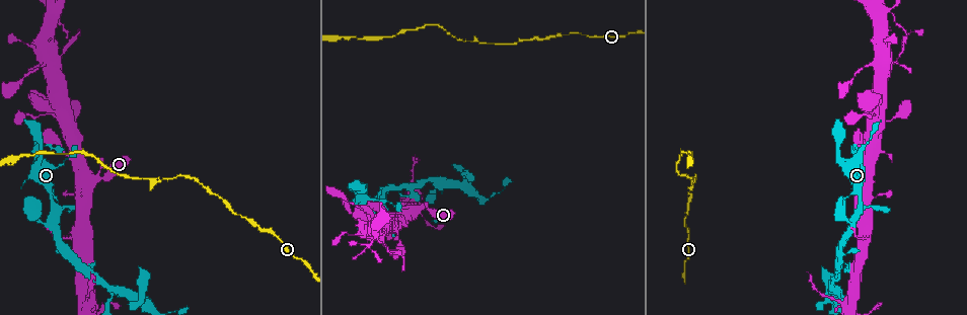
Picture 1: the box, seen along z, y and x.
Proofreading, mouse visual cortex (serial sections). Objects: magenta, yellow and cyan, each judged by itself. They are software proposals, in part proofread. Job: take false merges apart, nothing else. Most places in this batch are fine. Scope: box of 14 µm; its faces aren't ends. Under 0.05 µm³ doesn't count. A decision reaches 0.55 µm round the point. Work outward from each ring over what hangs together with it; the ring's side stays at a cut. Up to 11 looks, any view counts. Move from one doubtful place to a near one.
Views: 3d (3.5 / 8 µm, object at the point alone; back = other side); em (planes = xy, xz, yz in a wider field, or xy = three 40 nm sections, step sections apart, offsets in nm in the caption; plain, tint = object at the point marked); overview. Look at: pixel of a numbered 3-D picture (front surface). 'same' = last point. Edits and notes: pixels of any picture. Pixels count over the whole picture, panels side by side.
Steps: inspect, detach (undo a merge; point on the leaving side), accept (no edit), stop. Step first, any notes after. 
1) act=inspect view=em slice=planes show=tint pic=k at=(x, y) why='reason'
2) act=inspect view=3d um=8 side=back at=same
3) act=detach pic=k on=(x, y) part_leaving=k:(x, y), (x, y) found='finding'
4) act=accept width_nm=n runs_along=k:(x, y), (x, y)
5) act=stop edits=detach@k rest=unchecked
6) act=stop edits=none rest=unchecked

act=inspect view=3d um=8 pic=1 at=(52, 198) why='thin neck'

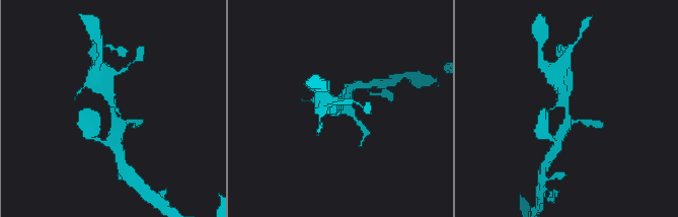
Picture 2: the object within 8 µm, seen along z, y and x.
act=inspect view=em slice=xy step=3 show=tint pic=2 at=(565, 110) why='now the EM'

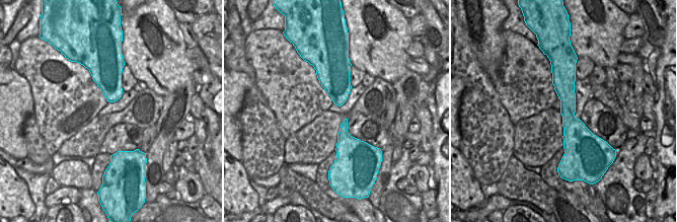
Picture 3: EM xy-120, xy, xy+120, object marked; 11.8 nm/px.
act=accept runs_along=2:(106, 84), (116, 122), (115, 139) found='one cell here'

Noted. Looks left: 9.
act=inspect view=3d um=8 pic=1 at=(115, 289) why='side arm on a straight run'

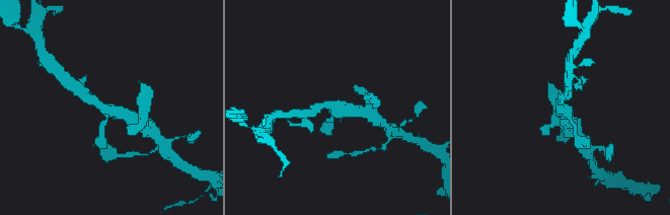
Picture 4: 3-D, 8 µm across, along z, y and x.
act=inspect view=em slice=xy step=5 show=tint pic=4 at=(564, 110)

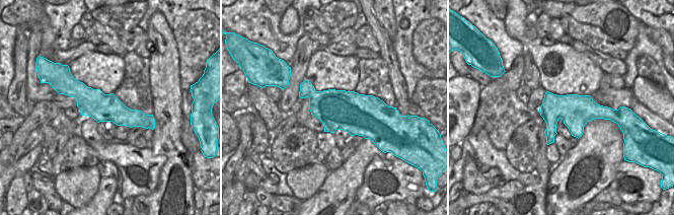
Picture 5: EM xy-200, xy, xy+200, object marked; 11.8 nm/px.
act=accept runs_along=4:(87, 95), (138, 123) found='one cell here'

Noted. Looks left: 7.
act=inspect view=3d um=3.5 pic=1 at=(60, 62) why='thick turns thin'

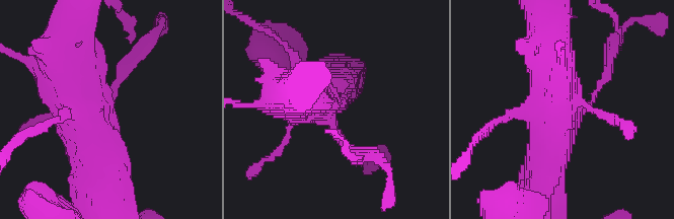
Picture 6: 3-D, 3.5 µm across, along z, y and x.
act=inspect view=em slice=xy step=2 show=tint pic=6 at=(108, 104) arm_widths_nm=150,600 why='now the EM'

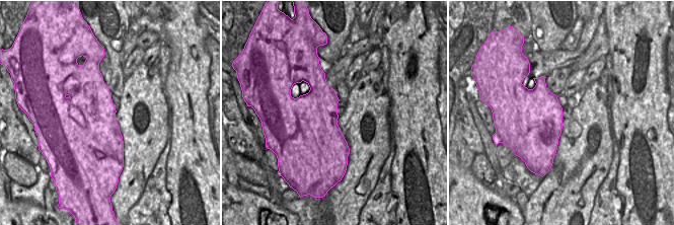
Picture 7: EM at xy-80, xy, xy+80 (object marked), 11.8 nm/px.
act=accept found='continuous, no second cell'

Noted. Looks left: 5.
act=inspect view=3d um=3.5 pic=1 at=(692, 179) why='thin neck'

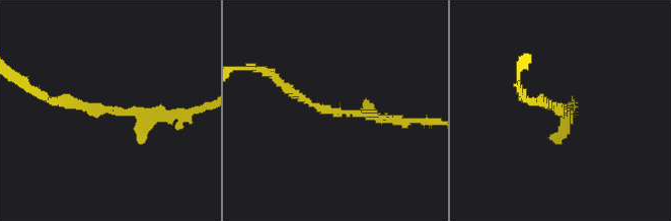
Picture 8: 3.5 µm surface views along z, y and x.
act=inspect view=em slice=xy step=5 show=tint pic=8 at=(345, 112) why='shape alone is not enough'

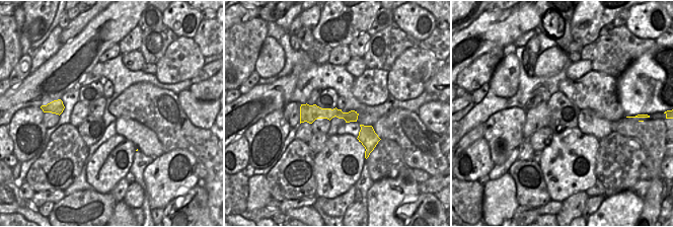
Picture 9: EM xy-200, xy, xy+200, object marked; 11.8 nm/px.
act=accept runs_along=9:(302, 108), (308, 112), (355, 117) found='continuous, no second cell'

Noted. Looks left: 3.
act=stop edits=none rest=unchecked

